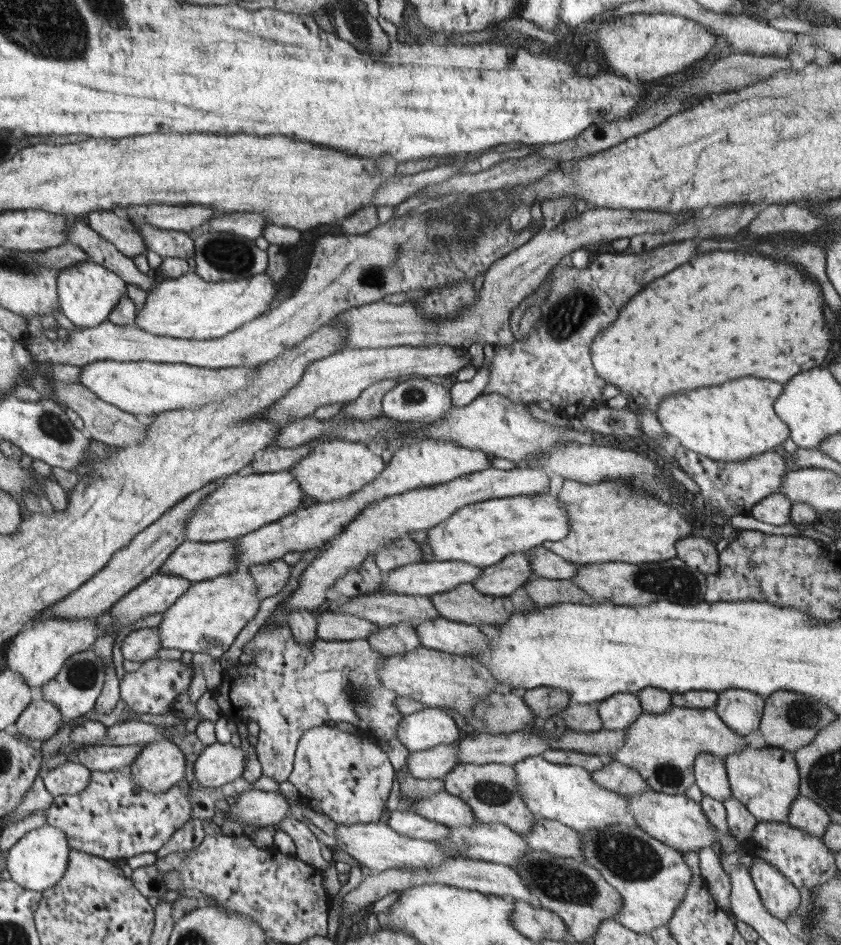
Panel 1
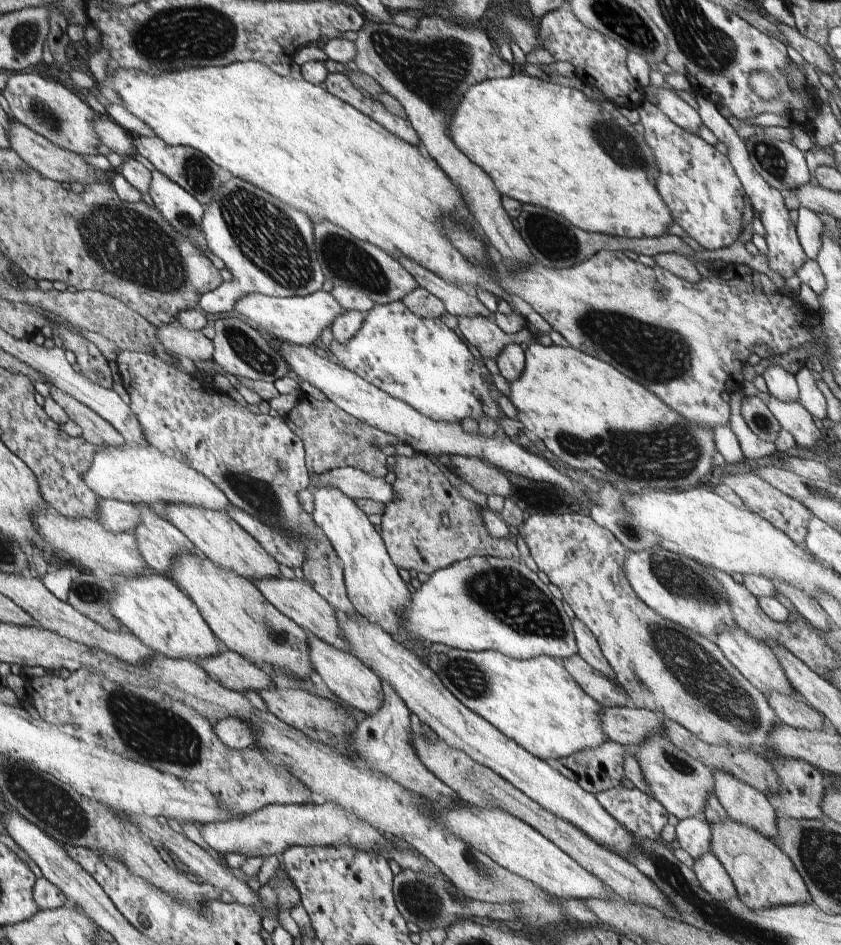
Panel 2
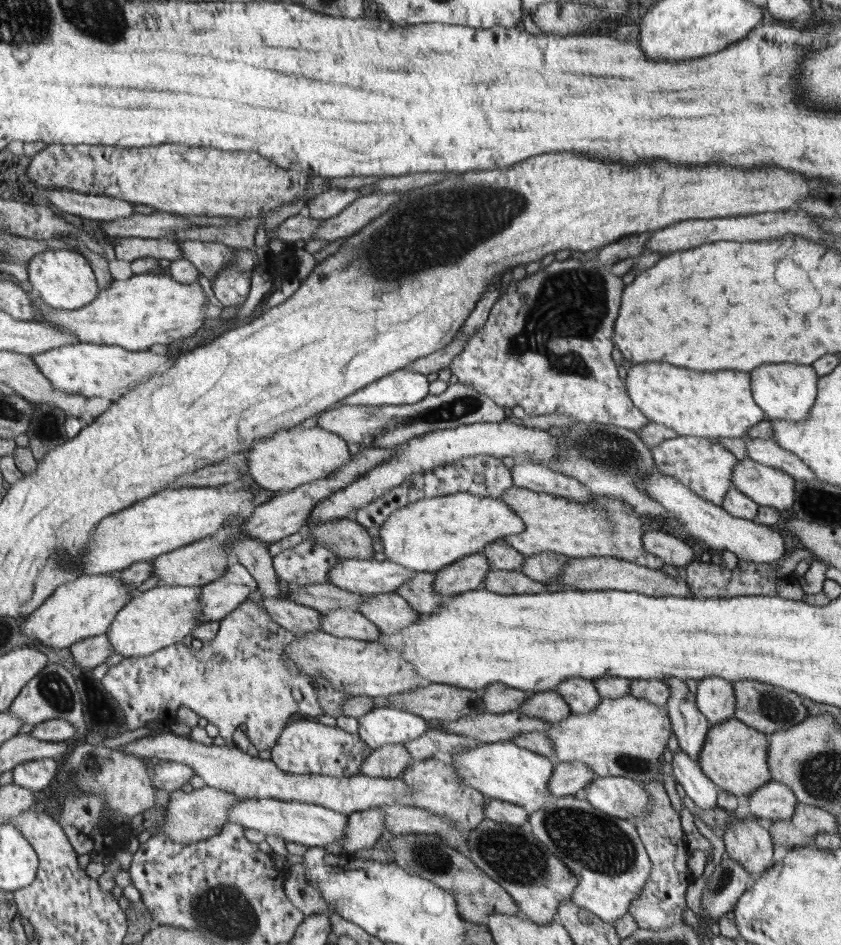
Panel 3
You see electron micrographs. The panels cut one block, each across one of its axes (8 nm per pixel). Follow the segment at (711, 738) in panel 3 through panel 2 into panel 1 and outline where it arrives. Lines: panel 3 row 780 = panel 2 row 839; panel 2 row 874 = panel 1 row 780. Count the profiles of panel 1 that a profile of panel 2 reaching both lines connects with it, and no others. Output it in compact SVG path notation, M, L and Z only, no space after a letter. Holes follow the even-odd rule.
M743 748L737 754L723 758L729 788L735 800L739 800L759 822L787 824L791 802L799 796L799 768L795 754L781 748Z

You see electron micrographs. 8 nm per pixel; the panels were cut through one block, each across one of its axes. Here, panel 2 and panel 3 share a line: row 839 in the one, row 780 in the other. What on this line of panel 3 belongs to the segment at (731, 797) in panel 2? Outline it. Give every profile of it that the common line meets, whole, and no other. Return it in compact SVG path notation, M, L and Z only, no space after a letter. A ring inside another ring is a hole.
M769 780L767 784L759 786L755 792L745 796L751 816L759 818L761 822L789 820L797 806L795 794L785 784L775 780Z

